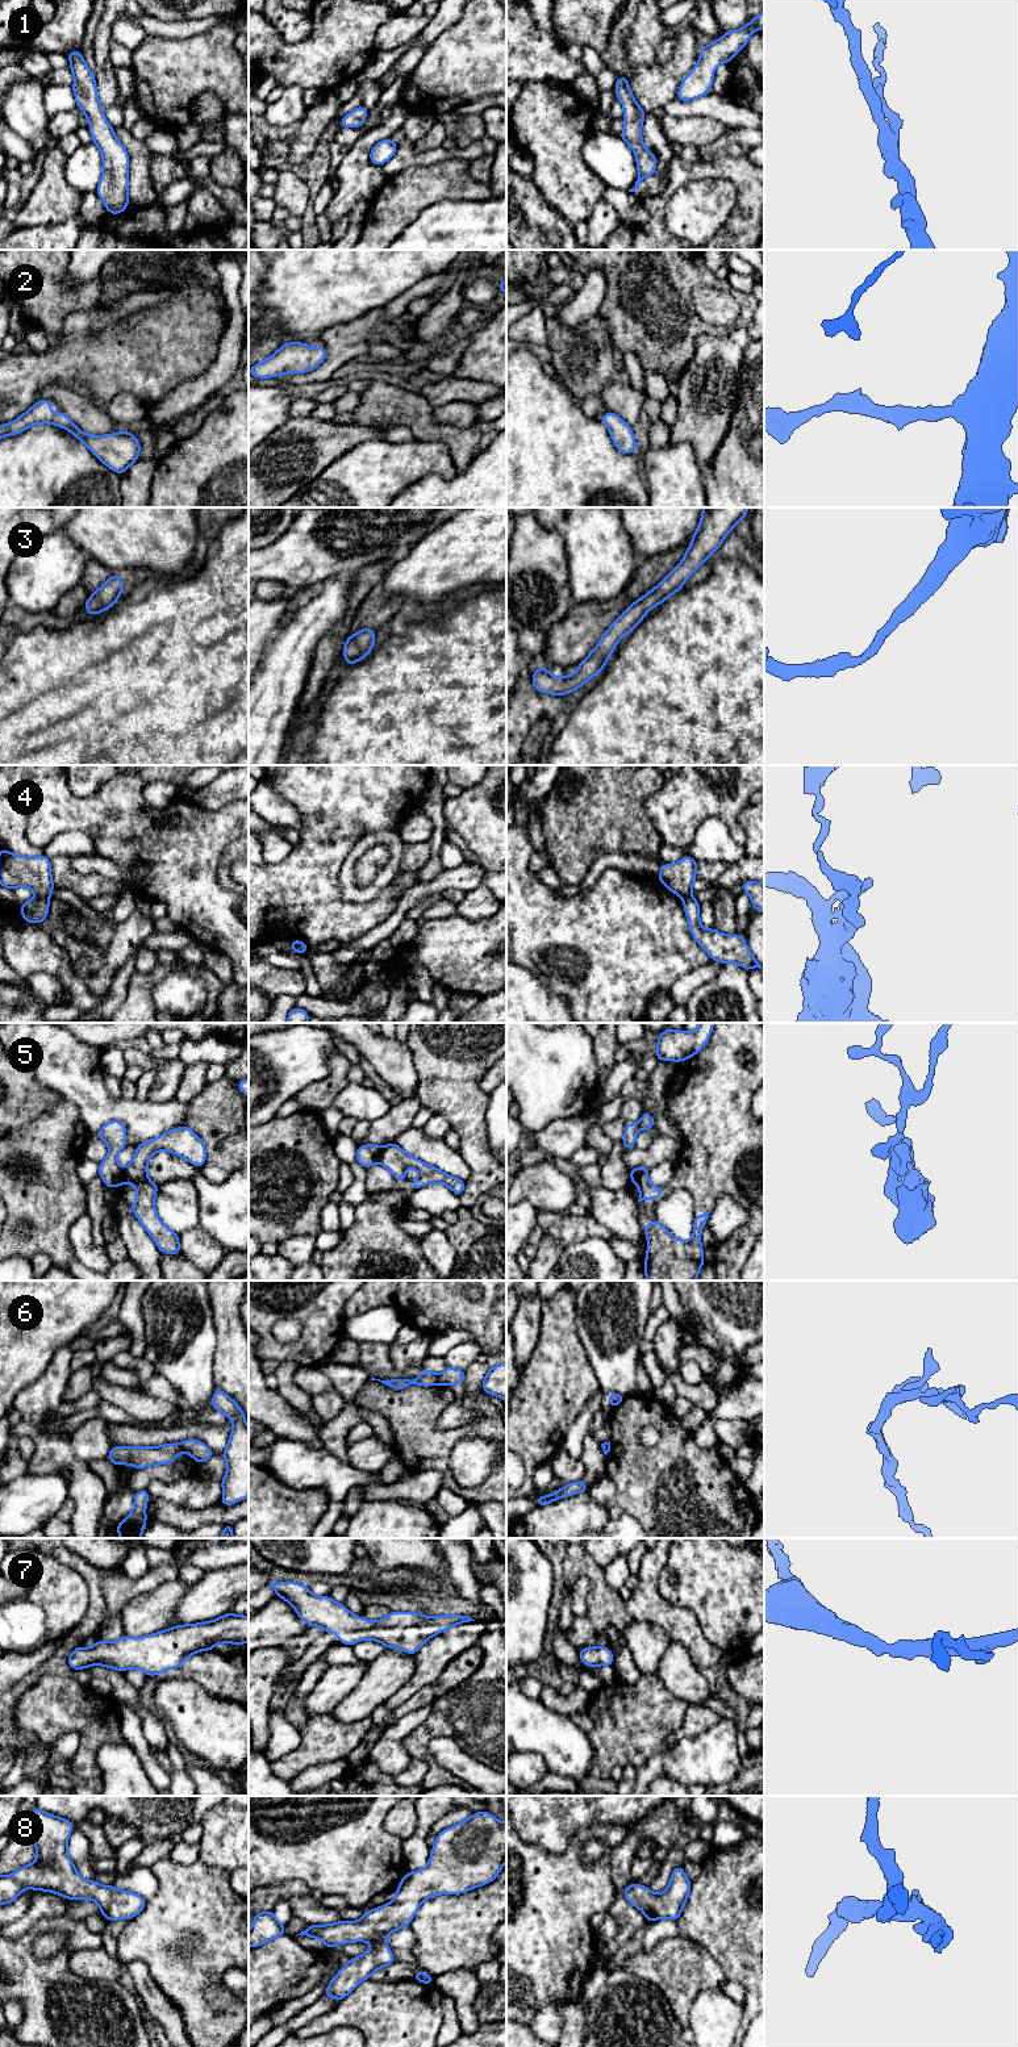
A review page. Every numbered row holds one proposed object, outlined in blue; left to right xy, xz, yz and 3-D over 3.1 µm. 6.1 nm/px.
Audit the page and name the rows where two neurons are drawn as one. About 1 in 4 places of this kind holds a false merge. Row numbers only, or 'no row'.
4, 5, 6

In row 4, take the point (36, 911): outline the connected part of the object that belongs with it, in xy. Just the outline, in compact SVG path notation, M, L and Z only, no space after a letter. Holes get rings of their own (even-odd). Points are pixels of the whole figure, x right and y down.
M34 898L20 905L20 911L25 922L42 923L49 915L49 898Z

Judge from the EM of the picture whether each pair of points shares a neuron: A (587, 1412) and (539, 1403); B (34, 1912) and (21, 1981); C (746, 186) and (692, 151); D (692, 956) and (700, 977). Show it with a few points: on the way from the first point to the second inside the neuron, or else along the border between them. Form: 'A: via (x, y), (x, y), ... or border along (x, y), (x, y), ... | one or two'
A: border along (597, 1390), (563, 1436) | two
B: border along (61, 1916), (41, 1918), (28, 1931), (13, 1939) | two
C: border along (678, 155), (688, 162), (702, 161) | two
D: border along (712, 960), (685, 973), (672, 986) | two

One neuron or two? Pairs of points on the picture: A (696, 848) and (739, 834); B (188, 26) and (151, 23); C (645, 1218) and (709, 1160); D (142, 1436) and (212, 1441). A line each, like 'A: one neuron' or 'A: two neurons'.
A: two neurons
B: one neuron
C: one neuron
D: one neuron

